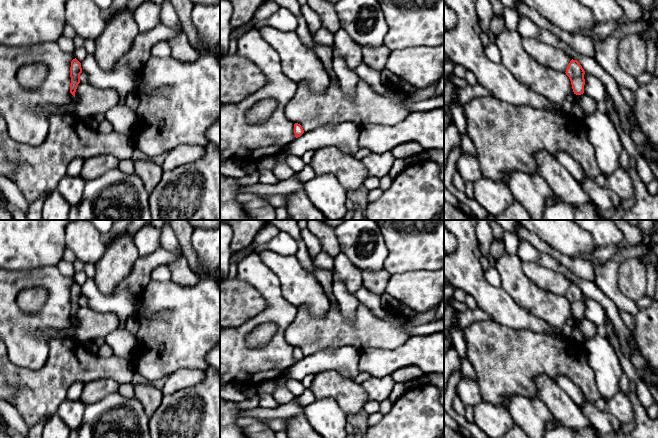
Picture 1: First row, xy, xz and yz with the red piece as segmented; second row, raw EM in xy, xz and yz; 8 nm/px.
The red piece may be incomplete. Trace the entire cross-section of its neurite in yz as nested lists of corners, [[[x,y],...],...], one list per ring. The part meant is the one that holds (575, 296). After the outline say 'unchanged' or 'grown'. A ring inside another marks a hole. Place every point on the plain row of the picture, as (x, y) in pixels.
[[[571,284],[567,293],[566,299],[569,301],[574,318],[581,319],[584,317],[585,295],[577,284]]]; unchanged

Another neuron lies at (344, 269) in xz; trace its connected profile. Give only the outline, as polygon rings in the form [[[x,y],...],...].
[[[339,252],[334,257],[333,273],[353,295],[362,287],[362,271],[343,252]]]

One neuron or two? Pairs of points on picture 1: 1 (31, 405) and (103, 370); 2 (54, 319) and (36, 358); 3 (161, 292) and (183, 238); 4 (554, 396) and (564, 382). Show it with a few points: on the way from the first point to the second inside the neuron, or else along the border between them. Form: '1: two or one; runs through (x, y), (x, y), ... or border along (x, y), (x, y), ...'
1: one; runs through (49, 387), (66, 370), (85, 370)
2: one; runs through (42, 321), (32, 330), (32, 346)
3: two; border along (192, 230), (191, 247), (201, 266)
4: two; border along (555, 380), (576, 403)

